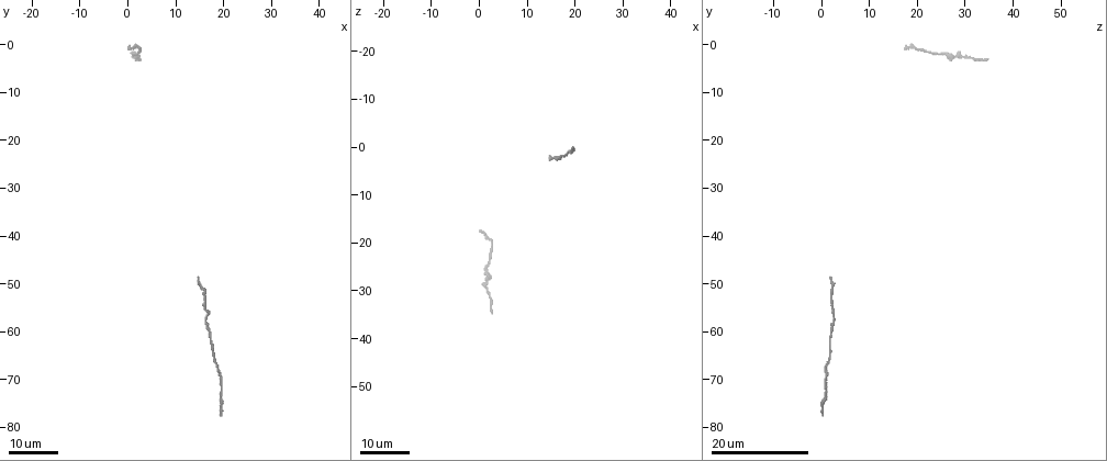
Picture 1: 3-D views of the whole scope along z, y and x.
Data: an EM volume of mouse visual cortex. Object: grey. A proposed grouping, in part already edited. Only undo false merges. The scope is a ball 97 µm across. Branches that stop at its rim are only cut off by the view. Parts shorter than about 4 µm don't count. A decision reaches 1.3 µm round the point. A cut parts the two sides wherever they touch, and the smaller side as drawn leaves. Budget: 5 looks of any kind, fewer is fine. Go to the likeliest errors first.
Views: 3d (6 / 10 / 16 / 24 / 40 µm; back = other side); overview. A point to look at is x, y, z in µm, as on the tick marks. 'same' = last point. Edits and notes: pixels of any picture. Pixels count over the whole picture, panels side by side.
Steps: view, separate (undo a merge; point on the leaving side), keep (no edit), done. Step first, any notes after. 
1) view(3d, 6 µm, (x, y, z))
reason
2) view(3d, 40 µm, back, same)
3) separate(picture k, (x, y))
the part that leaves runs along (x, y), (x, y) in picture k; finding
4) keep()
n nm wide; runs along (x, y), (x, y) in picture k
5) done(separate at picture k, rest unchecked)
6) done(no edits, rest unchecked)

view(3d, 16 µm, (16.5, 60.0, 2.0))
sudden change in width

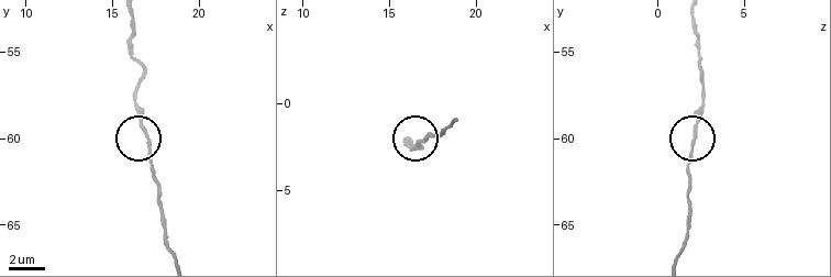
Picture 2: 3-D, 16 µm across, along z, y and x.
view(3d, 6 µm, (16.8, 59.6, 2.2))

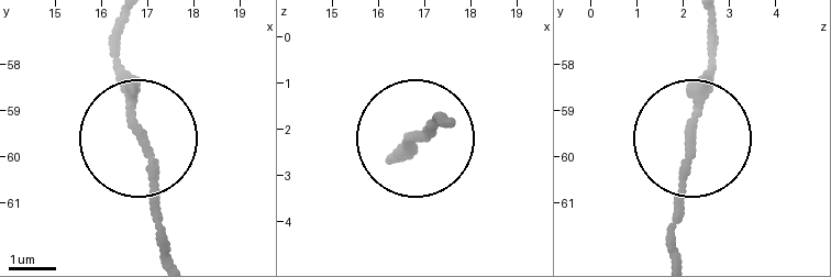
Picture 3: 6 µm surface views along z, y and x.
keep()
160 nm wide; runs along (709, 22), (673, 258) in picture 3; all the same neuron

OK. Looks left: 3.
view(3d, 24 µm, (2.0, 2.0, 28.0))
sudden change in width

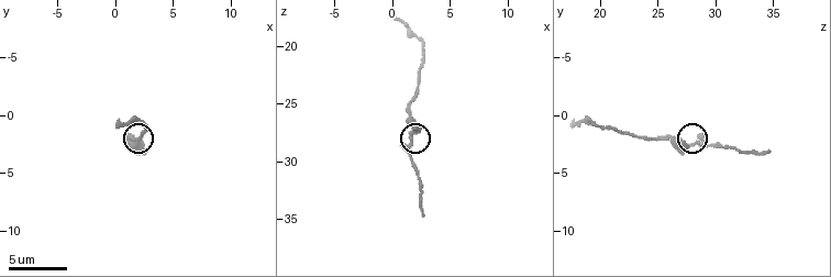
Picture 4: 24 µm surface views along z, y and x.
view(3d, 6 µm, (1.6, 2.8, 28.0))

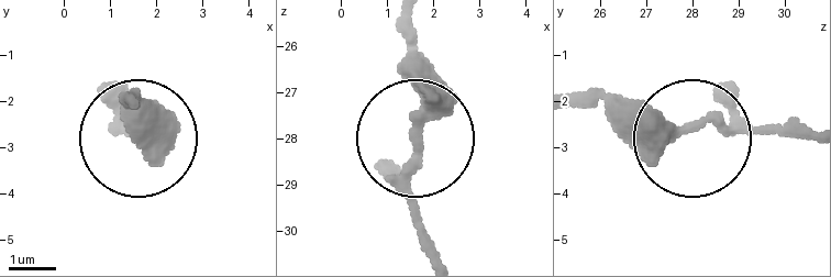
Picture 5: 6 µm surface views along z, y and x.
keep()
330 nm wide; all the same neuron

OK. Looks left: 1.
done(no edits, rest unchecked)

